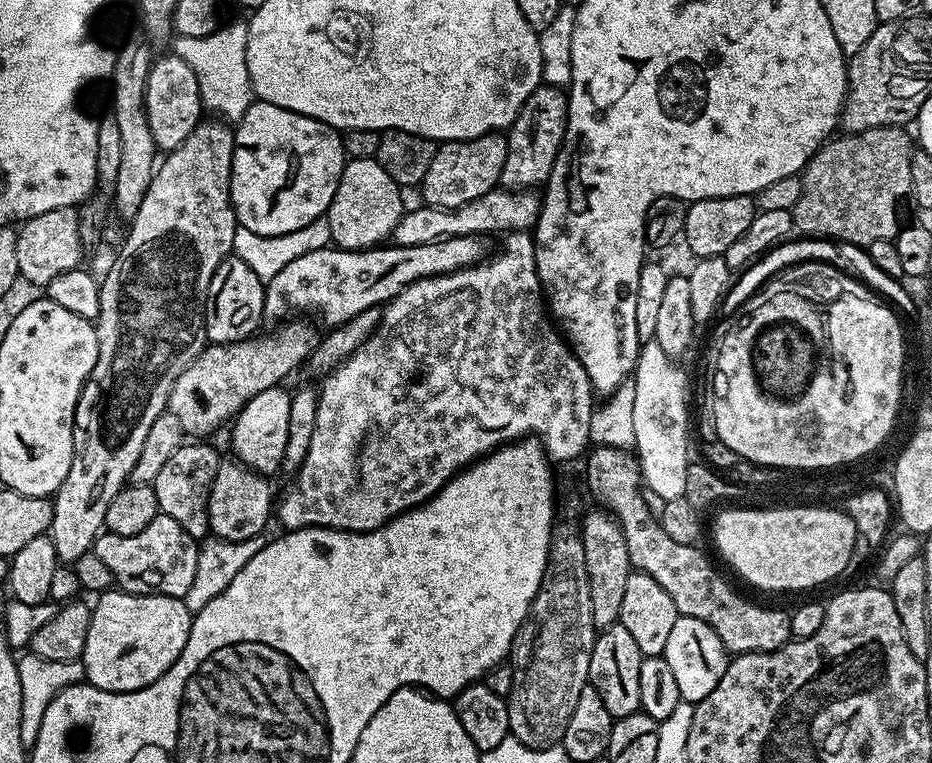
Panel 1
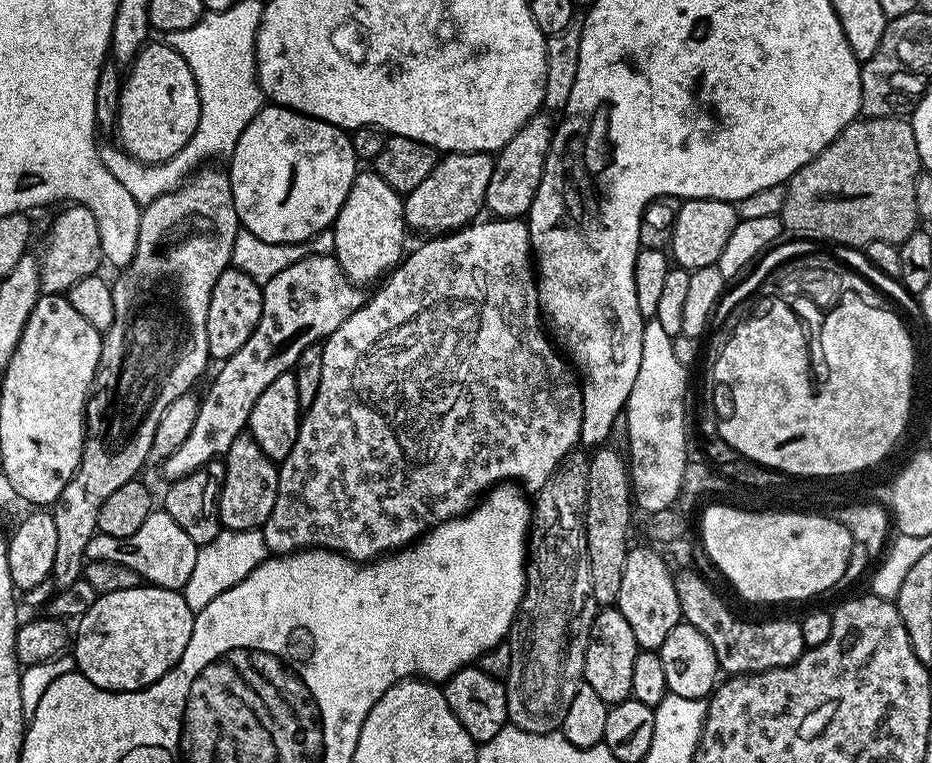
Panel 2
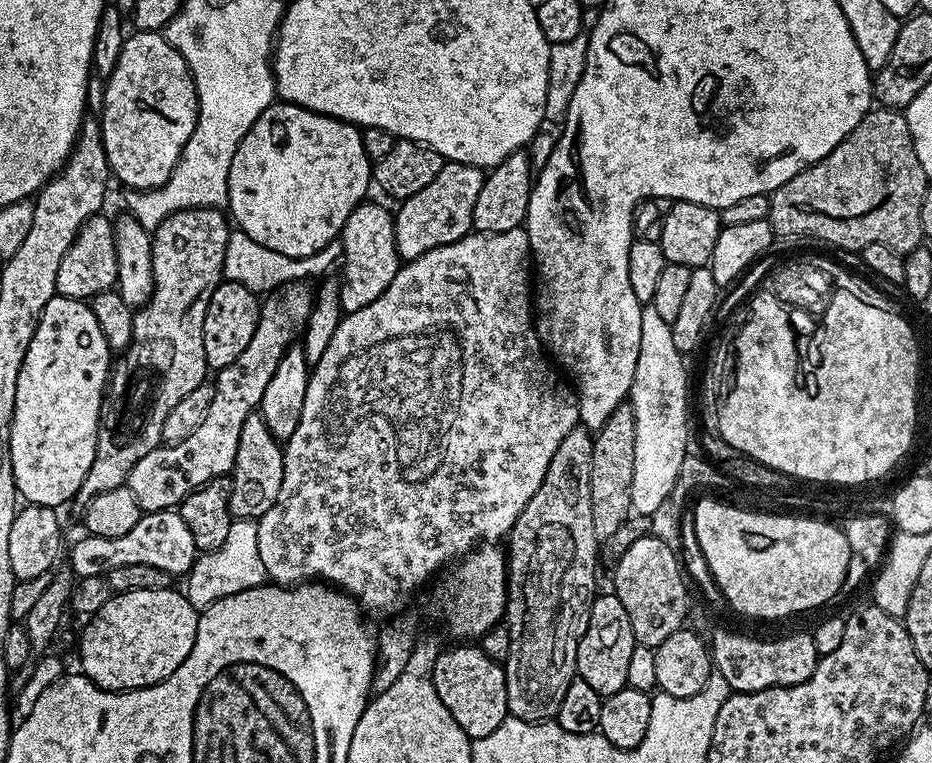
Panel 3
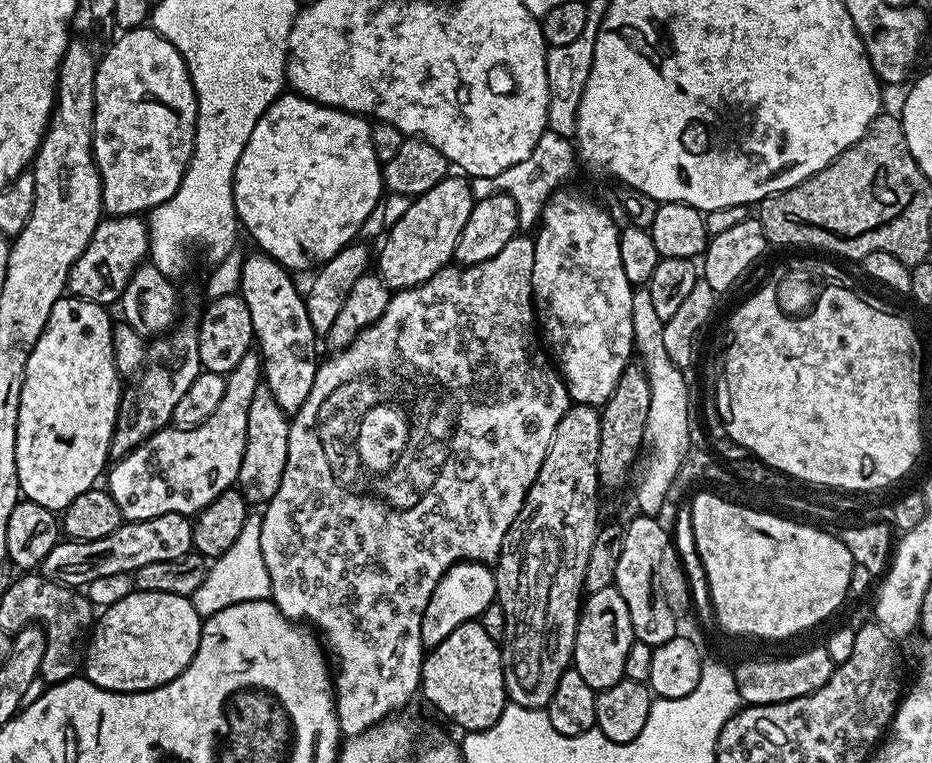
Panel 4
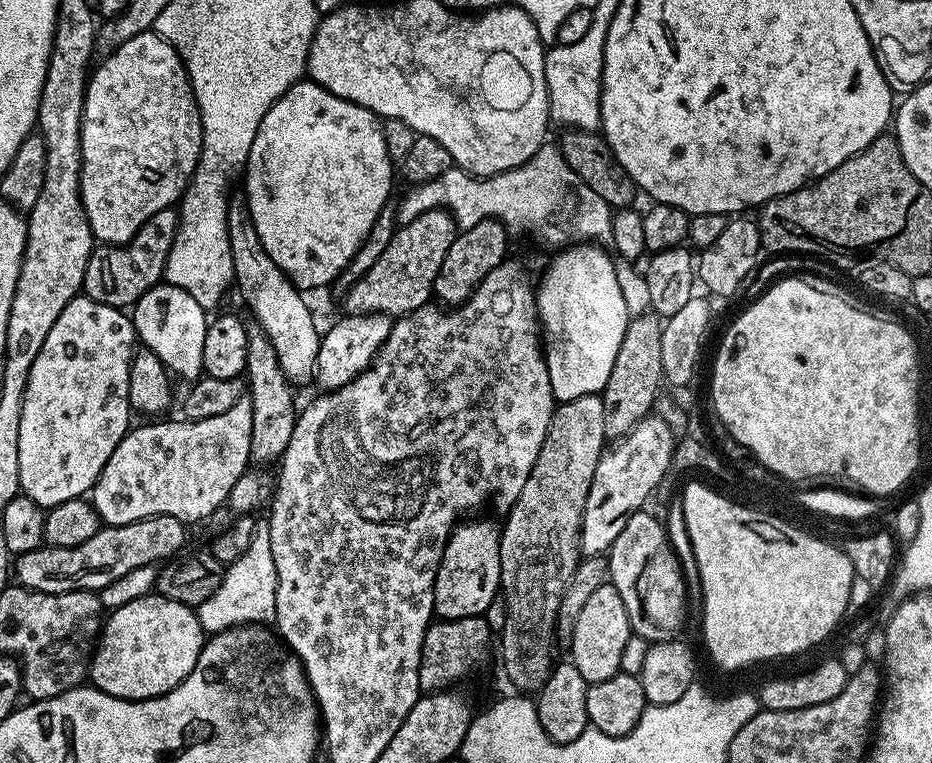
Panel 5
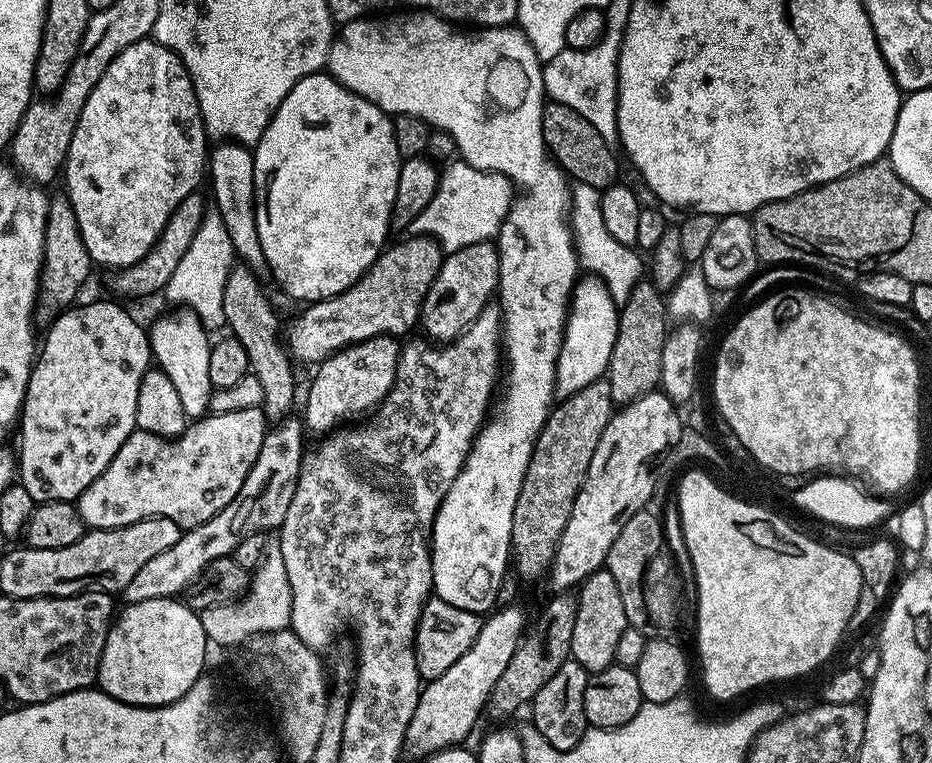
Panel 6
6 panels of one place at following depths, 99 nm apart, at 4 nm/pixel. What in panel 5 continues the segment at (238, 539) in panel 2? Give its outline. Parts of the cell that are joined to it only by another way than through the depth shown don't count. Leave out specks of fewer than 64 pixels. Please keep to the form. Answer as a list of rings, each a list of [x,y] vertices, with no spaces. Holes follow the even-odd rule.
[[[260,518],[256,520],[254,538],[250,538],[246,554],[225,567],[222,586],[218,586],[206,602],[198,605],[200,624],[208,634],[225,632],[227,628],[236,628],[240,624],[267,625],[276,619],[277,590],[274,554],[270,554],[270,526],[267,519]]]

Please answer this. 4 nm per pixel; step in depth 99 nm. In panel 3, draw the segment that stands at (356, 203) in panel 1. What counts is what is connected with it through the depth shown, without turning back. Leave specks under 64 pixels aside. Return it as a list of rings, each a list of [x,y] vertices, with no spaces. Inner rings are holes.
[[[365,202],[359,204],[346,220],[342,233],[344,242],[344,280],[340,285],[340,306],[345,313],[362,310],[362,306],[370,306],[382,295],[382,290],[394,282],[394,274],[398,274],[402,263],[396,249],[396,222],[391,211],[387,212],[380,204]]]

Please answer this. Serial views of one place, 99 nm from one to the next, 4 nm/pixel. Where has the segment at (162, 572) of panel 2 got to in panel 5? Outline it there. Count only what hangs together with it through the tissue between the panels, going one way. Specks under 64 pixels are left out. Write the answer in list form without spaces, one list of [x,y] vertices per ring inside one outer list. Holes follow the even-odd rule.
[[[151,516],[126,526],[104,526],[82,546],[50,548],[41,546],[21,552],[14,560],[14,580],[21,588],[39,592],[79,592],[110,586],[114,578],[138,570],[138,566],[159,565],[175,557],[184,544],[185,521],[169,516]]]

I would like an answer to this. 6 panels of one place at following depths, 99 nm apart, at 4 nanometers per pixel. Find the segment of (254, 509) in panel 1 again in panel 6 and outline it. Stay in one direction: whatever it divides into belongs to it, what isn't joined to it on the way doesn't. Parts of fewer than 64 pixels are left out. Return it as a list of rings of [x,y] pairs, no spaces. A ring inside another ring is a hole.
[[[237,263],[226,278],[222,294],[222,310],[227,331],[242,342],[251,375],[258,378],[264,391],[263,409],[269,421],[279,422],[290,416],[296,400],[296,376],[292,373],[294,361],[282,343],[282,324],[276,317],[276,308],[260,285],[261,277],[246,264]]]

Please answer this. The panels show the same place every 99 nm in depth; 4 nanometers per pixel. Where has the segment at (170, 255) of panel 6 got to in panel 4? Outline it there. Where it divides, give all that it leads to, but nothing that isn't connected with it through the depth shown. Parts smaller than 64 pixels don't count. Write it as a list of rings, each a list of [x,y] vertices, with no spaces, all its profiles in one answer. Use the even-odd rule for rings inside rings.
[[[135,216],[101,219],[86,250],[74,262],[68,275],[67,291],[73,296],[95,304],[112,306],[126,290],[134,270],[145,263],[148,256],[148,221]]]

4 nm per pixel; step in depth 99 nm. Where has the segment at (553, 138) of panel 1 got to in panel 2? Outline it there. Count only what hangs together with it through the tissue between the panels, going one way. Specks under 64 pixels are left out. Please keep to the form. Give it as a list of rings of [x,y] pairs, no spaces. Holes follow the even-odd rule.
[[[537,114],[532,116],[506,142],[506,146],[495,153],[494,174],[490,174],[490,186],[486,186],[484,208],[496,218],[524,218],[527,217],[530,206],[534,202],[534,194],[542,182],[544,173],[544,158],[552,145],[554,120],[551,115]]]

